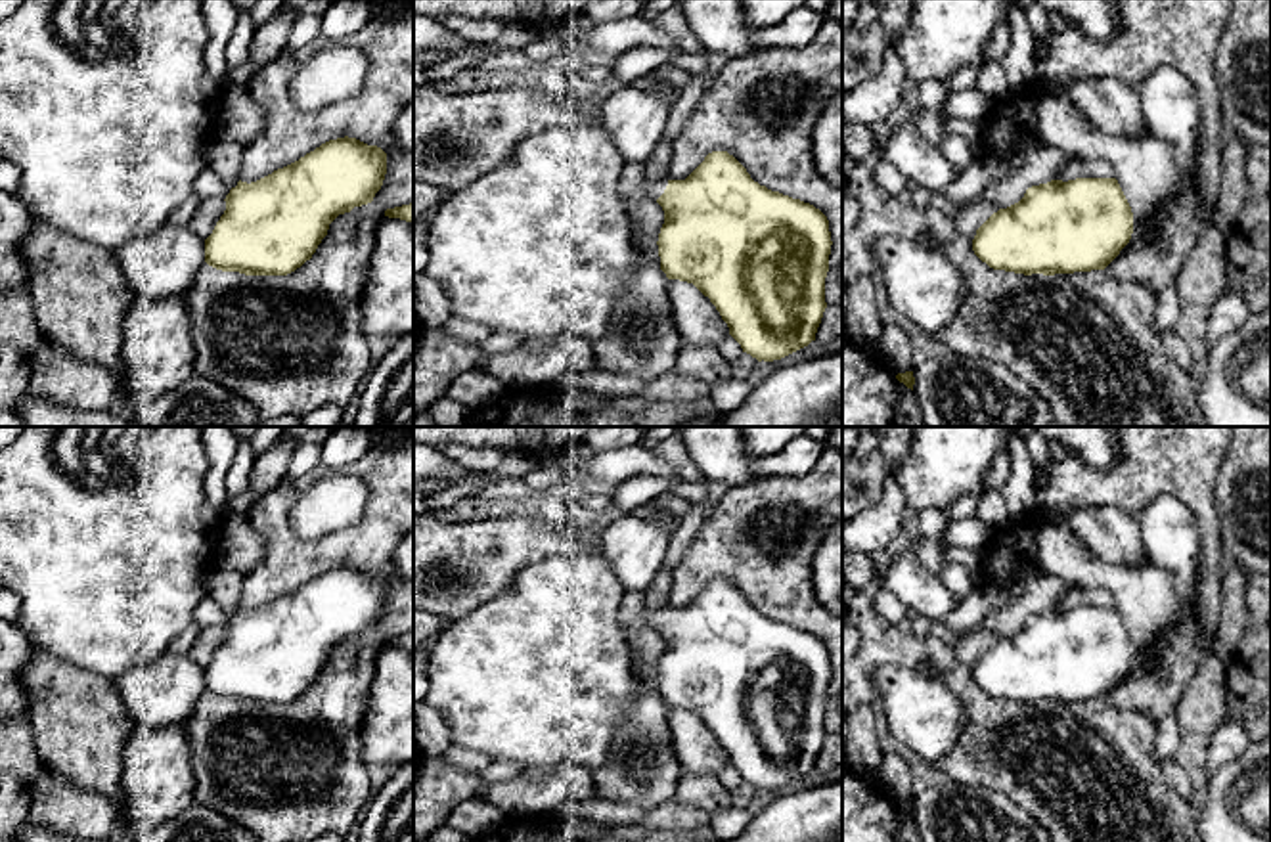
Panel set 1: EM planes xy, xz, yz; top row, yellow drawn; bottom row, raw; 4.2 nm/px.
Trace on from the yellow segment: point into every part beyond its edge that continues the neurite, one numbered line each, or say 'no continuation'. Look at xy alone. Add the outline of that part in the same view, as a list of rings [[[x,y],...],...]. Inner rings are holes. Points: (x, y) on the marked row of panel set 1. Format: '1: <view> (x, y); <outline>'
1: xy (224, 157); [[[214,134],[205,147],[207,166],[212,168],[232,188],[239,182],[243,147]]]

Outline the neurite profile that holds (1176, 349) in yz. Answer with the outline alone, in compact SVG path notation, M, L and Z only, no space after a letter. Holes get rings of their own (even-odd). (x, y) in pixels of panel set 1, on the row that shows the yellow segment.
M1173 329L1162 335L1162 348L1179 369L1189 373L1196 371L1194 356L1189 344Z

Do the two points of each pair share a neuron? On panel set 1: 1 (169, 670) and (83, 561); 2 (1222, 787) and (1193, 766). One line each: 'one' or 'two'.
1: two
2: two

